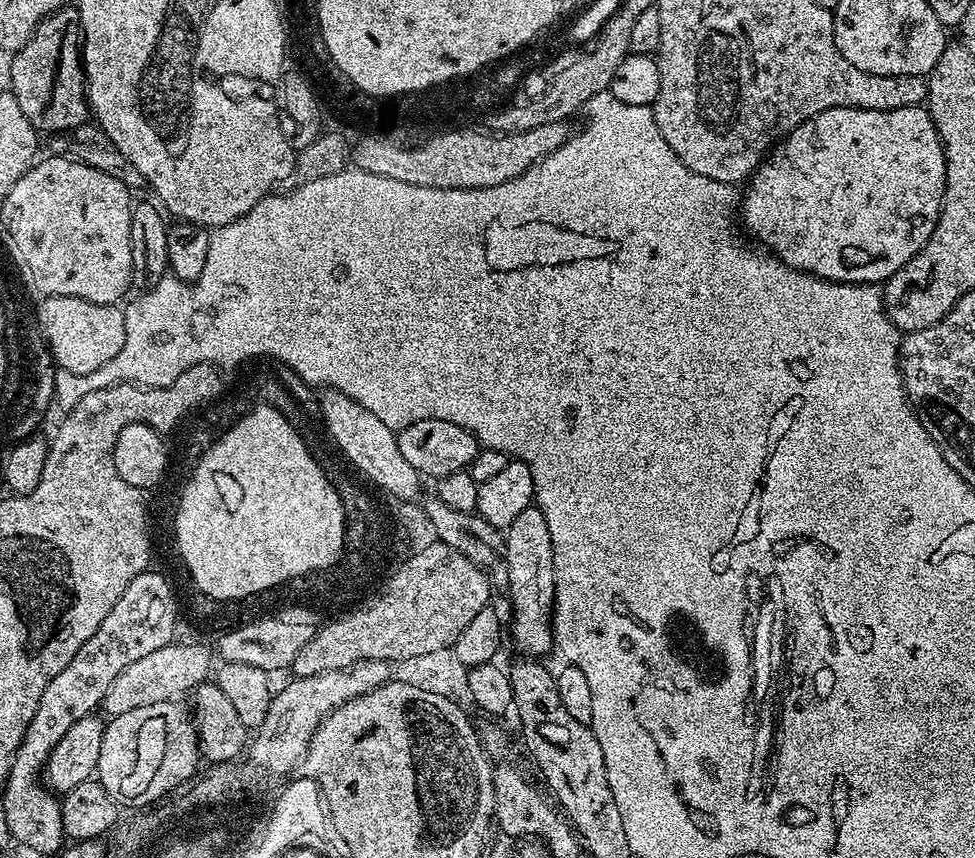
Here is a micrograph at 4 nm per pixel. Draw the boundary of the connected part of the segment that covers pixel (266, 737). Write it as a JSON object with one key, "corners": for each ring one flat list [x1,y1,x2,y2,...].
{"corners":[[362,660,346,669,292,679,290,684,283,685,277,695,272,697,272,711,266,710,268,721,264,731,257,733,260,738,252,751,254,762,267,774,277,772,280,776,286,775,295,764,297,767,303,761,313,734,335,708,341,708,346,702,388,683,393,676,393,669,385,668,384,663]]}

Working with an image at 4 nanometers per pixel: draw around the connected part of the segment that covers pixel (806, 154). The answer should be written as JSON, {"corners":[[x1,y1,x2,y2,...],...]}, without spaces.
{"corners":[[927,107,885,112,861,108,831,108,822,110,822,114,814,114,814,118,799,124,793,132,788,133,775,148,771,149,763,162,756,167,743,189,745,192,742,192,742,228,757,240,753,240,757,245,763,246,783,264,789,264,794,270,808,272,811,276,833,280,839,284,879,285,889,280,898,270,902,270,902,266,906,266,906,262,910,262,910,258,914,258,914,254,918,254,918,250,922,250,922,246,930,242,930,234,934,234,942,210,945,186,944,147]]}

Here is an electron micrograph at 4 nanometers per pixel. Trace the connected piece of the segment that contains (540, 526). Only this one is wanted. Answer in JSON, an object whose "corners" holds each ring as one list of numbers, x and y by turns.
{"corners":[[538,507,522,510,504,532,504,557,510,570,506,595,512,599,512,640,528,658,544,658,554,648,554,609,556,607,556,571,554,570,554,546,550,542,550,526,546,526,546,514]]}

